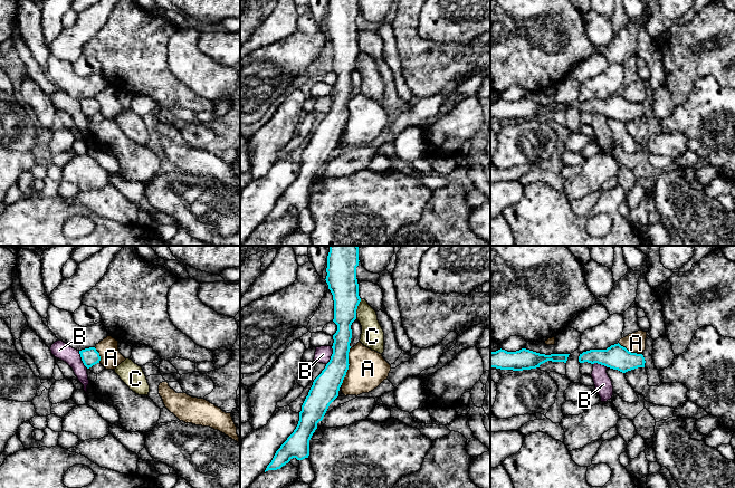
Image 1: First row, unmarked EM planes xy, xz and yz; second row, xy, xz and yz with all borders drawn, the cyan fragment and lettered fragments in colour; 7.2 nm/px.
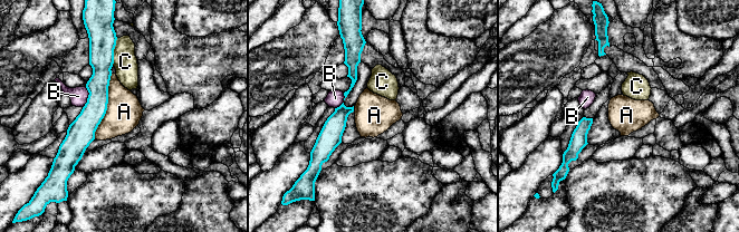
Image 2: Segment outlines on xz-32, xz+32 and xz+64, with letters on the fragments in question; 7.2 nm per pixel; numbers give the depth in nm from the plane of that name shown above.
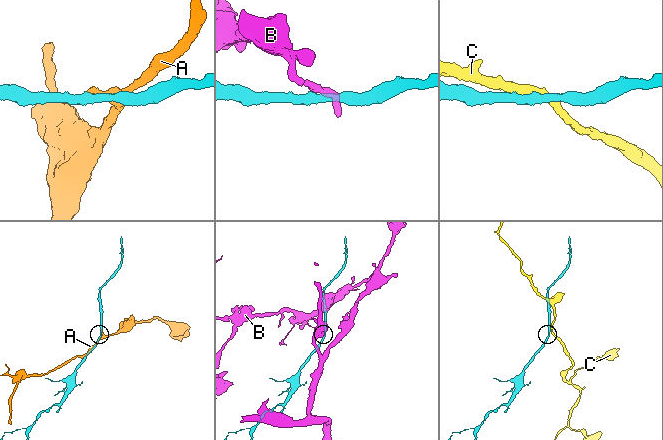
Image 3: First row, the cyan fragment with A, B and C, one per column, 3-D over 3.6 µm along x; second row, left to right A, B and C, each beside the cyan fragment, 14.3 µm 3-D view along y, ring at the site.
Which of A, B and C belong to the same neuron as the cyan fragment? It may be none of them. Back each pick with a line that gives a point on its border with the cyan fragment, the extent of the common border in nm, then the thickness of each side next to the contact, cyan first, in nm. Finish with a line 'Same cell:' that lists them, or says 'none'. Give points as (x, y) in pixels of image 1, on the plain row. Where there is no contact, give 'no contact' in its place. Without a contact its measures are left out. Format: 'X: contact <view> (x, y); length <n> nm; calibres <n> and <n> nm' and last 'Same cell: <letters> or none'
Same cell: none

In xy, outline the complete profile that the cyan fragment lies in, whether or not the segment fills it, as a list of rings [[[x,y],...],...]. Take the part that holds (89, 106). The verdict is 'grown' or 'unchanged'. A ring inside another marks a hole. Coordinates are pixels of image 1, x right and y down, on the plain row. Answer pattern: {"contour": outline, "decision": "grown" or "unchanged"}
{"contour": [[[95,97],[82,99],[82,101],[79,101],[79,104],[80,104],[80,107],[82,107],[84,115],[87,118],[99,113],[99,111],[101,111],[99,103],[96,101]]], "decision": "unchanged"}

